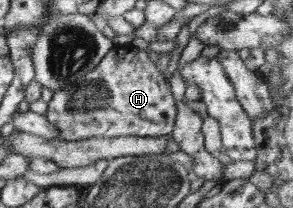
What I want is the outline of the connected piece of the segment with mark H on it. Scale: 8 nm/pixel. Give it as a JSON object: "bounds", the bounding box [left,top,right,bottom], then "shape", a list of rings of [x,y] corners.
{"bounds":[45,44,176,141],"shape":[[[133,44],[115,45],[99,64],[73,85],[55,92],[47,102],[45,118],[60,130],[59,138],[68,141],[88,138],[111,138],[118,136],[165,136],[170,134],[176,121],[176,100],[164,74],[158,69],[155,59]]]}

